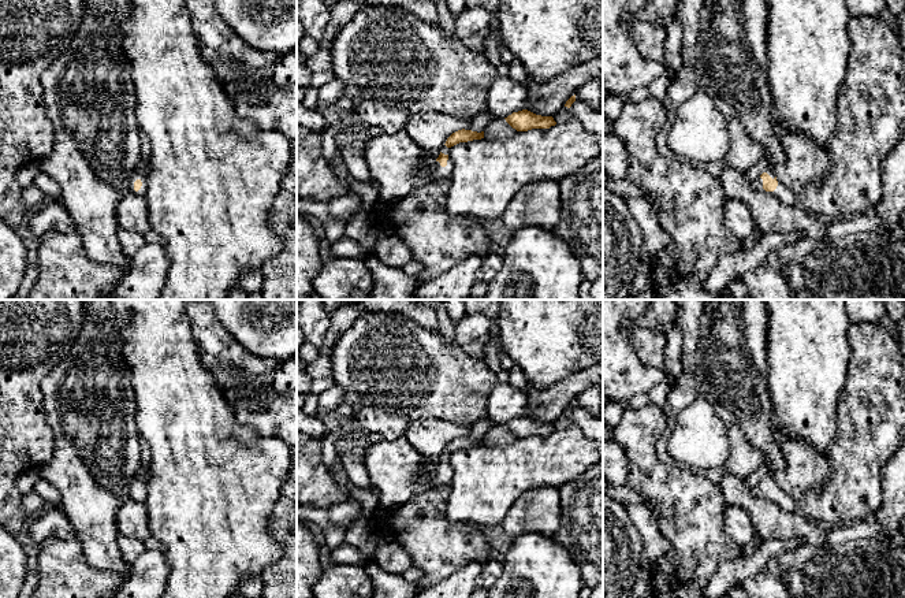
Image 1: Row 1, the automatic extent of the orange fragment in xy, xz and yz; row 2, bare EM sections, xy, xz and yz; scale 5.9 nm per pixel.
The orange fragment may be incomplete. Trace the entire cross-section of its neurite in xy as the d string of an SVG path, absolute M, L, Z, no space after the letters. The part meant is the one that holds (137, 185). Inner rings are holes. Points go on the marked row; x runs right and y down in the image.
M135 168L131 181L130 181L130 192L137 196L145 196L146 192L146 175Z

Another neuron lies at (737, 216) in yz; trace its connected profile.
M727 198L723 219L727 229L740 242L753 238L757 227L748 205L742 201Z

